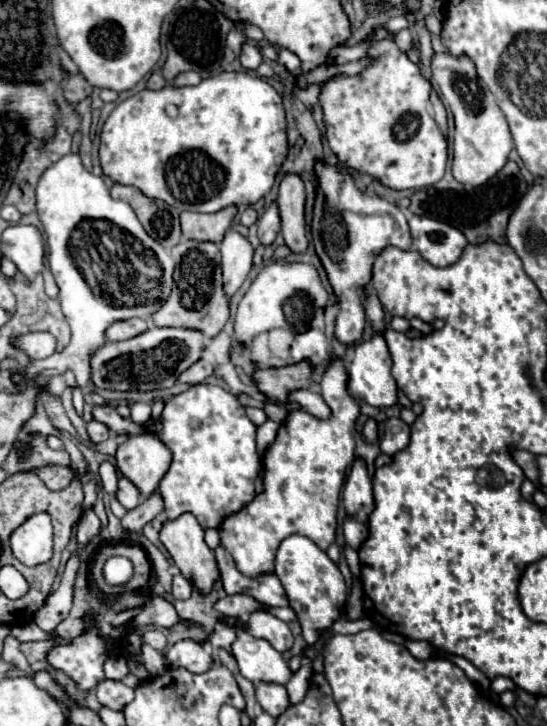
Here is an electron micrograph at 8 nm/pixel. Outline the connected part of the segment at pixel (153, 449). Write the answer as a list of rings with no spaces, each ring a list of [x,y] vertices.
[[[143,430],[131,434],[117,448],[117,466],[141,492],[149,496],[159,486],[171,464],[171,450],[161,442],[157,432]]]

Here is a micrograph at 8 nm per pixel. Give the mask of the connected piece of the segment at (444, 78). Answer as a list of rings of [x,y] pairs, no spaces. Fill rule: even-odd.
[[[435,52],[431,60],[433,80],[439,84],[441,94],[451,108],[455,120],[455,142],[453,142],[453,176],[467,188],[483,186],[493,178],[507,162],[513,150],[513,136],[509,124],[497,106],[487,84],[477,76],[475,64],[467,56],[453,56],[447,52]]]

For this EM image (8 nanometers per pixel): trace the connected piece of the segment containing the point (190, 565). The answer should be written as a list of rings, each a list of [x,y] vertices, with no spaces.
[[[185,512],[175,520],[167,520],[159,532],[159,538],[161,538],[163,546],[167,548],[167,552],[171,554],[171,558],[175,560],[181,574],[201,592],[209,592],[213,582],[219,578],[219,568],[215,564],[213,550],[203,540],[203,528],[199,526],[197,518],[191,512]]]

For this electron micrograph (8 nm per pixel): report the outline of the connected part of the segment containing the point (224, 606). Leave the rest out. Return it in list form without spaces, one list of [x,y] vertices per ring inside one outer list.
[[[235,594],[235,596],[225,596],[221,600],[215,602],[215,610],[223,616],[231,616],[231,618],[241,618],[245,614],[251,614],[255,610],[259,610],[263,604],[259,604],[257,600],[251,600],[251,596],[245,594]]]

